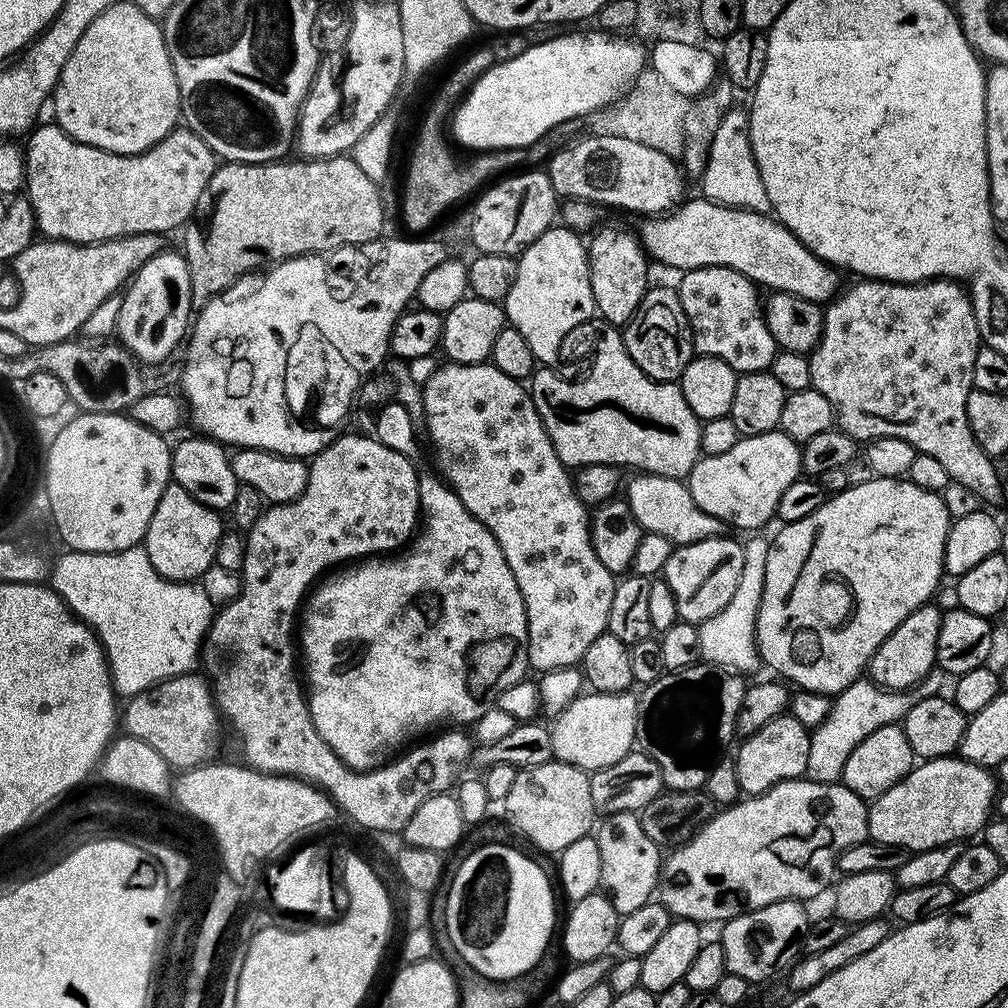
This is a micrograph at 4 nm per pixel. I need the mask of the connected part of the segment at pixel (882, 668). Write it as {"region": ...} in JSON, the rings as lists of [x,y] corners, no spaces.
{"region":[[[929,602],[922,605],[918,610],[911,612],[904,621],[891,632],[888,637],[878,646],[878,650],[868,661],[866,669],[867,675],[872,683],[880,685],[882,688],[893,690],[912,690],[915,684],[927,674],[933,671],[936,662],[936,643],[938,642],[938,630],[940,629],[941,609],[935,608],[935,603]]]}

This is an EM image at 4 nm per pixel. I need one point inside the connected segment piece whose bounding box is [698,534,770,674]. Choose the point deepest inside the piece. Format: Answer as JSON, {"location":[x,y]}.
{"location":[728,640]}

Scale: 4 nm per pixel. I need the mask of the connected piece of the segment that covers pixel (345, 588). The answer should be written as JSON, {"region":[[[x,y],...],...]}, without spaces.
{"region":[[[421,475],[418,494],[422,513],[422,531],[411,541],[407,551],[393,555],[391,558],[372,558],[367,562],[357,563],[349,567],[352,569],[342,573],[341,576],[329,575],[323,582],[315,585],[314,591],[307,597],[306,607],[302,612],[304,629],[301,632],[299,629],[298,644],[302,649],[302,668],[308,671],[306,699],[310,718],[314,722],[314,730],[322,736],[322,742],[326,742],[326,746],[330,746],[330,750],[334,750],[334,754],[342,758],[346,766],[356,769],[357,772],[369,772],[371,768],[378,768],[388,763],[389,759],[395,757],[401,749],[419,741],[425,734],[435,733],[445,726],[471,725],[486,711],[483,696],[487,694],[488,688],[494,688],[493,690],[497,693],[502,692],[523,681],[529,675],[527,672],[530,672],[526,606],[518,590],[518,582],[514,582],[514,574],[510,574],[510,566],[494,534],[486,525],[478,522],[478,518],[474,518],[470,510],[466,510],[458,494],[443,479],[435,480],[432,476]]]}

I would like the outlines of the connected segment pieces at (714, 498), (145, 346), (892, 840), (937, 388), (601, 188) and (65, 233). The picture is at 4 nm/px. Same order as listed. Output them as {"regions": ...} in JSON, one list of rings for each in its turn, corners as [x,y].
{"regions":[[[[777,430],[743,437],[737,444],[730,446],[726,454],[701,455],[686,477],[690,498],[694,498],[699,508],[706,510],[706,514],[714,514],[714,518],[718,518],[726,526],[732,527],[733,524],[736,528],[763,529],[760,527],[776,515],[778,498],[782,498],[782,494],[795,480],[801,479],[800,449],[801,445],[795,444],[787,434]]],[[[168,251],[154,254],[154,258],[150,258],[136,271],[122,292],[122,310],[116,323],[118,340],[144,366],[170,359],[172,351],[183,340],[185,343],[194,316],[190,270],[186,258],[183,251]]],[[[959,755],[943,756],[917,763],[886,794],[868,804],[868,839],[890,846],[907,848],[909,853],[944,848],[947,844],[960,844],[973,839],[994,812],[998,799],[998,780],[989,769],[961,758]]],[[[860,278],[848,289],[841,291],[832,297],[824,308],[824,329],[820,335],[820,341],[816,344],[816,349],[808,356],[810,362],[810,378],[812,387],[818,390],[818,394],[832,403],[836,424],[839,431],[845,432],[857,442],[867,442],[874,438],[889,436],[890,438],[906,438],[910,446],[914,446],[917,452],[930,454],[938,462],[942,462],[942,467],[946,469],[949,481],[954,484],[966,486],[974,495],[979,496],[981,501],[996,500],[1000,496],[1000,476],[996,473],[993,457],[987,456],[974,442],[974,434],[970,434],[970,422],[966,418],[966,398],[973,390],[971,374],[974,371],[975,355],[978,354],[982,341],[978,322],[974,318],[972,301],[965,289],[957,281],[951,278],[941,278],[939,280],[925,280],[922,284],[894,284],[890,280],[869,280]]],[[[591,134],[560,148],[547,161],[546,171],[557,197],[569,201],[586,200],[590,204],[641,212],[641,217],[655,218],[673,211],[685,199],[684,176],[677,161],[626,137],[600,137]]],[[[43,122],[37,123],[27,133],[26,139],[28,139],[28,145],[25,143],[22,148],[24,154],[26,199],[32,203],[39,235],[50,240],[65,240],[71,244],[97,244],[103,240],[116,240],[120,236],[137,236],[138,234],[146,234],[147,232],[168,234],[171,228],[176,228],[179,224],[185,223],[184,225],[187,225],[189,223],[187,220],[191,218],[192,211],[199,206],[204,192],[207,193],[209,191],[208,183],[218,167],[218,157],[212,151],[211,146],[197,132],[193,132],[187,126],[177,126],[166,138],[162,138],[162,142],[158,142],[153,148],[147,148],[139,156],[119,156],[101,148],[80,144],[74,138],[67,136],[54,122],[48,122],[48,124],[43,124]]]]}

